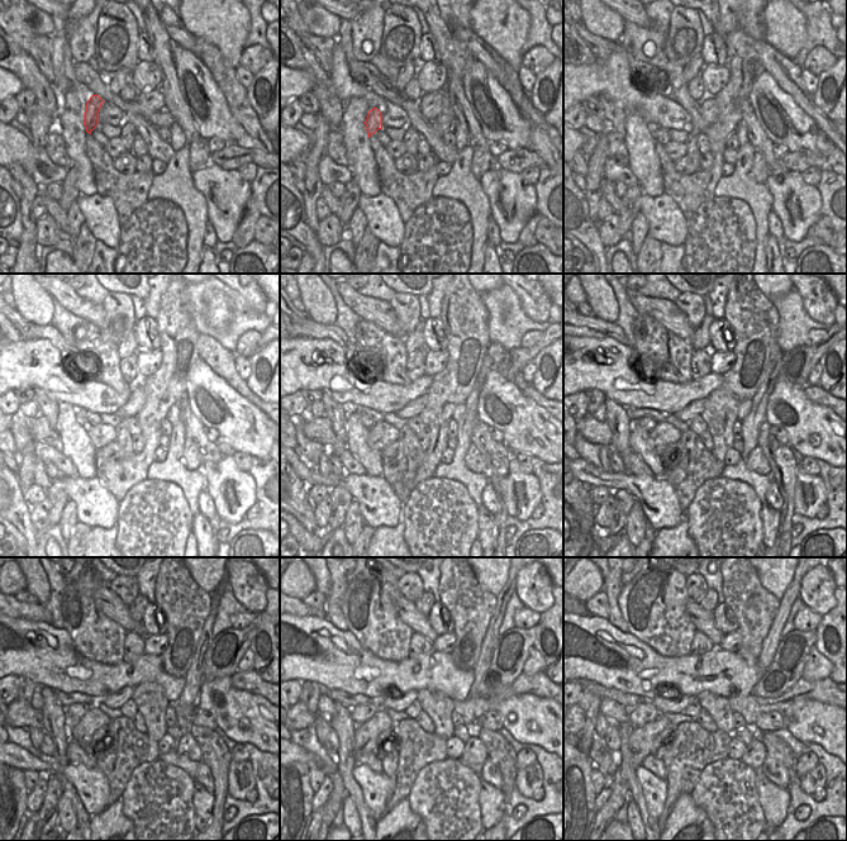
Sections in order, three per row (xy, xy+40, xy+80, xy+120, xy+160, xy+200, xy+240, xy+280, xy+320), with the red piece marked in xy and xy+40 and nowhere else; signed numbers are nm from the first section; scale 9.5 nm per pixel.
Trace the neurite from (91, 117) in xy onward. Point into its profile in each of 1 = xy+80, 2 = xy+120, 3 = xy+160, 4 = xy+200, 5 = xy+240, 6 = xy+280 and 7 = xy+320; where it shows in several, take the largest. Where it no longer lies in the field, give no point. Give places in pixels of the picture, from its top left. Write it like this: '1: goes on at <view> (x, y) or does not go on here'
1: goes on at xy+80 (652, 127)
2: goes on at xy+120 (81, 418)
3: goes on at xy+160 (363, 418)
4: goes on at xy+200 (646, 423)
5: goes on at xy+240 (75, 712)
6: goes on at xy+280 (360, 713)
7: goes on at xy+320 (645, 712)

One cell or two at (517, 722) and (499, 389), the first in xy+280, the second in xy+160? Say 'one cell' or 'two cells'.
one cell

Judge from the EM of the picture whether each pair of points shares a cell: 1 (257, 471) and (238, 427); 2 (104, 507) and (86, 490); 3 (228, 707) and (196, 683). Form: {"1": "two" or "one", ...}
{"1": "two", "2": "one", "3": "two"}

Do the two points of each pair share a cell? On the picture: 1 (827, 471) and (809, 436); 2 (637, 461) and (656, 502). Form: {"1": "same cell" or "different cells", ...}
{"1": "different cells", "2": "different cells"}

